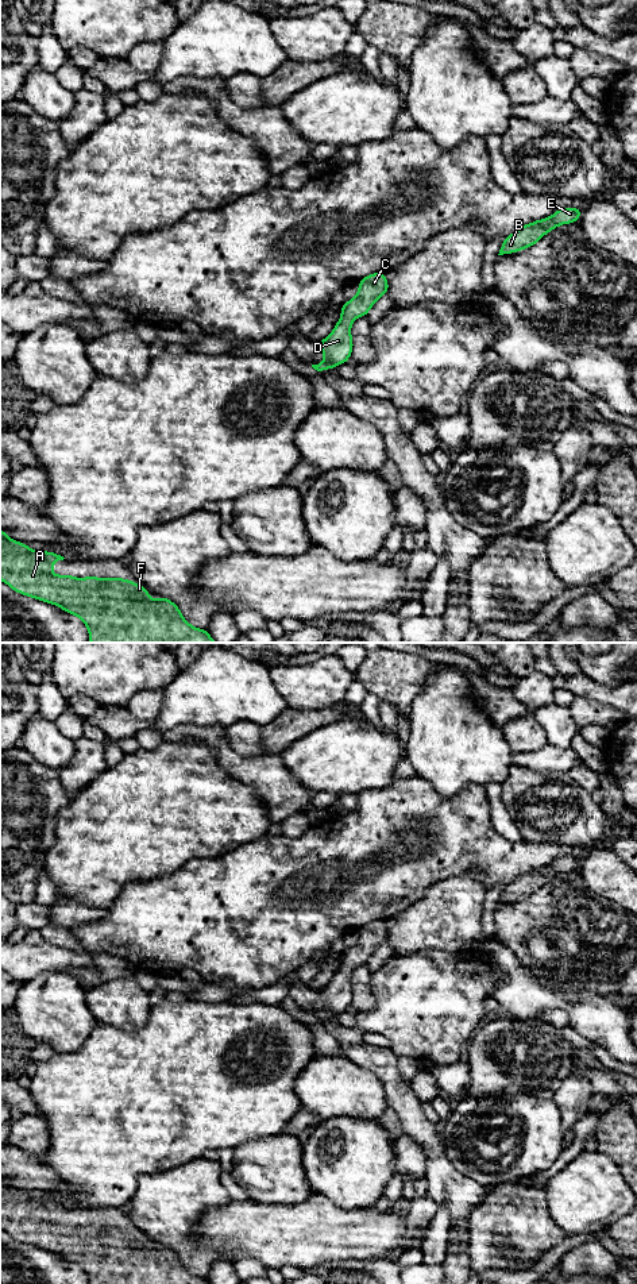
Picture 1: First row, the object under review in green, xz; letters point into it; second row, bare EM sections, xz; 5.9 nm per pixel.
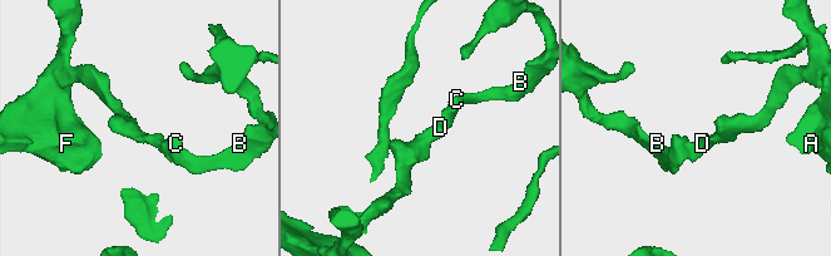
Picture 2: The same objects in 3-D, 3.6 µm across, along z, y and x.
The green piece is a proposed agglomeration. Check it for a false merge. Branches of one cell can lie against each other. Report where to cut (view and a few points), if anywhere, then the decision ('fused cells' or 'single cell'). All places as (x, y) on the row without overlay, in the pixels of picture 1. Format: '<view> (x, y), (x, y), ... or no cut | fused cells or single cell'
no cut | single cell

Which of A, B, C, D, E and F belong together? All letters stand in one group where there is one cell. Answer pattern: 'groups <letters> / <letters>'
groups A B C D E F

